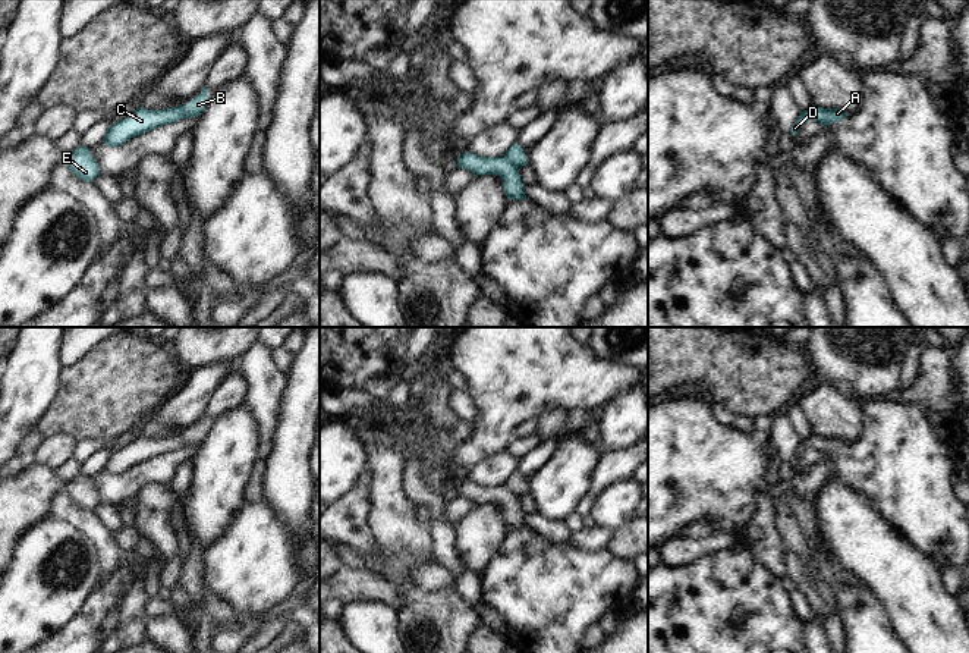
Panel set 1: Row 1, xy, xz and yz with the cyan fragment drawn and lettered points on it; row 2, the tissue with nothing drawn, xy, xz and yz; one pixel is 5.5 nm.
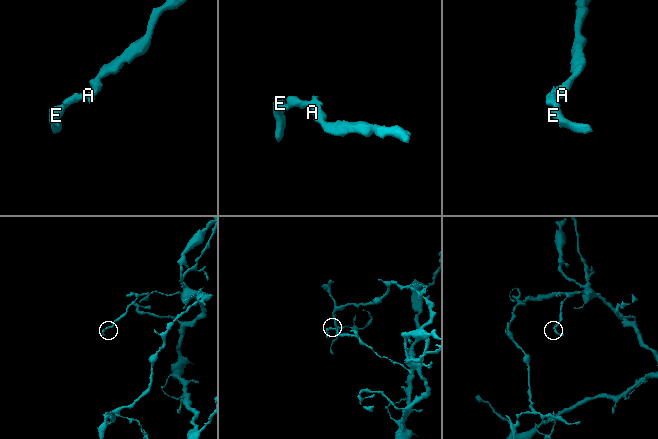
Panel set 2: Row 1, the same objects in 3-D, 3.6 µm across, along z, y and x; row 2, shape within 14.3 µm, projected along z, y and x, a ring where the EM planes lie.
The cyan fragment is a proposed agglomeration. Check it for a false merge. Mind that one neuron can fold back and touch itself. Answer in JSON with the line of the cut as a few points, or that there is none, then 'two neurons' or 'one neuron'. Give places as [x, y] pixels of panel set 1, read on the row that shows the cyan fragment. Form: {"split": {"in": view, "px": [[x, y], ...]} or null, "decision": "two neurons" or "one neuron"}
{"split": null, "decision": "one neuron"}

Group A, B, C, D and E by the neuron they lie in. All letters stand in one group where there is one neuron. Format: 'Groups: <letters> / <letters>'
Groups: A B C D E

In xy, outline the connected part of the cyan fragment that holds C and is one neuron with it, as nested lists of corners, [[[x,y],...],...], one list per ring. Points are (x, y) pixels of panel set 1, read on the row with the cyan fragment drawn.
[[[202,87],[199,95],[195,95],[186,106],[164,110],[147,110],[138,107],[132,114],[120,122],[111,123],[104,135],[104,144],[119,147],[133,136],[139,136],[155,128],[170,125],[179,119],[198,117],[207,104],[208,91]]]

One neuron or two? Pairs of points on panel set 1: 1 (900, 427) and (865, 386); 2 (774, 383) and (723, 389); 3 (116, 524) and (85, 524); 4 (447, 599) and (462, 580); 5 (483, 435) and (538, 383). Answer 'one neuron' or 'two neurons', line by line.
1: two neurons
2: one neuron
3: two neurons
4: two neurons
5: one neuron

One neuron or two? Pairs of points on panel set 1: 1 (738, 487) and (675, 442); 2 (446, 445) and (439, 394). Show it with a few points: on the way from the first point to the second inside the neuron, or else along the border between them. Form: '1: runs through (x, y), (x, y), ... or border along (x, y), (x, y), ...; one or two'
1: runs through (721, 471), (702, 470), (691, 458); one
2: runs through (439, 432), (439, 407); one

